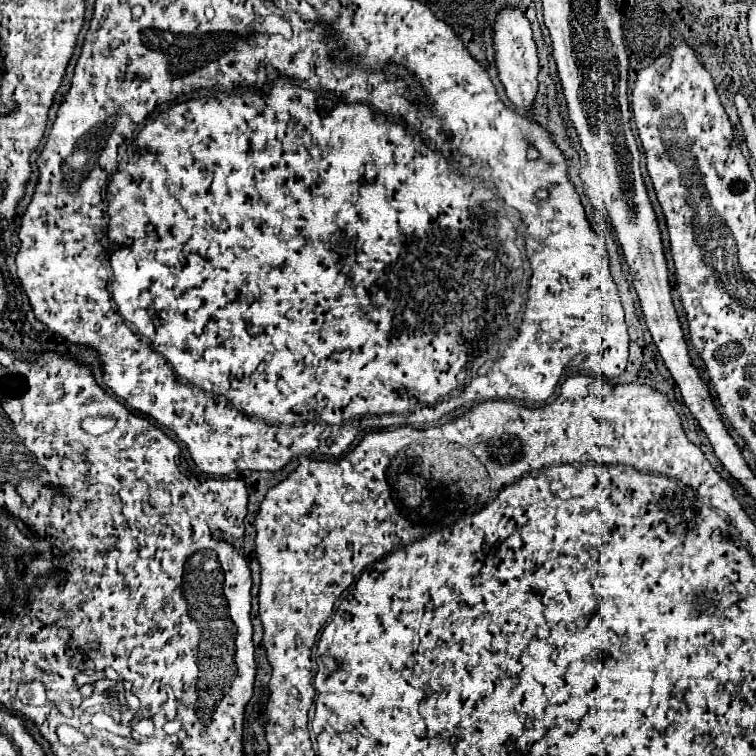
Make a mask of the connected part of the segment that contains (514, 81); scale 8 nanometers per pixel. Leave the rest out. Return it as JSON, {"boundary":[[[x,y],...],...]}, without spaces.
{"boundary":[[[503,7],[493,21],[493,49],[495,49],[495,65],[499,71],[499,79],[507,91],[507,97],[521,109],[529,109],[537,95],[537,47],[533,41],[531,23],[525,19],[523,11],[517,7]]]}

